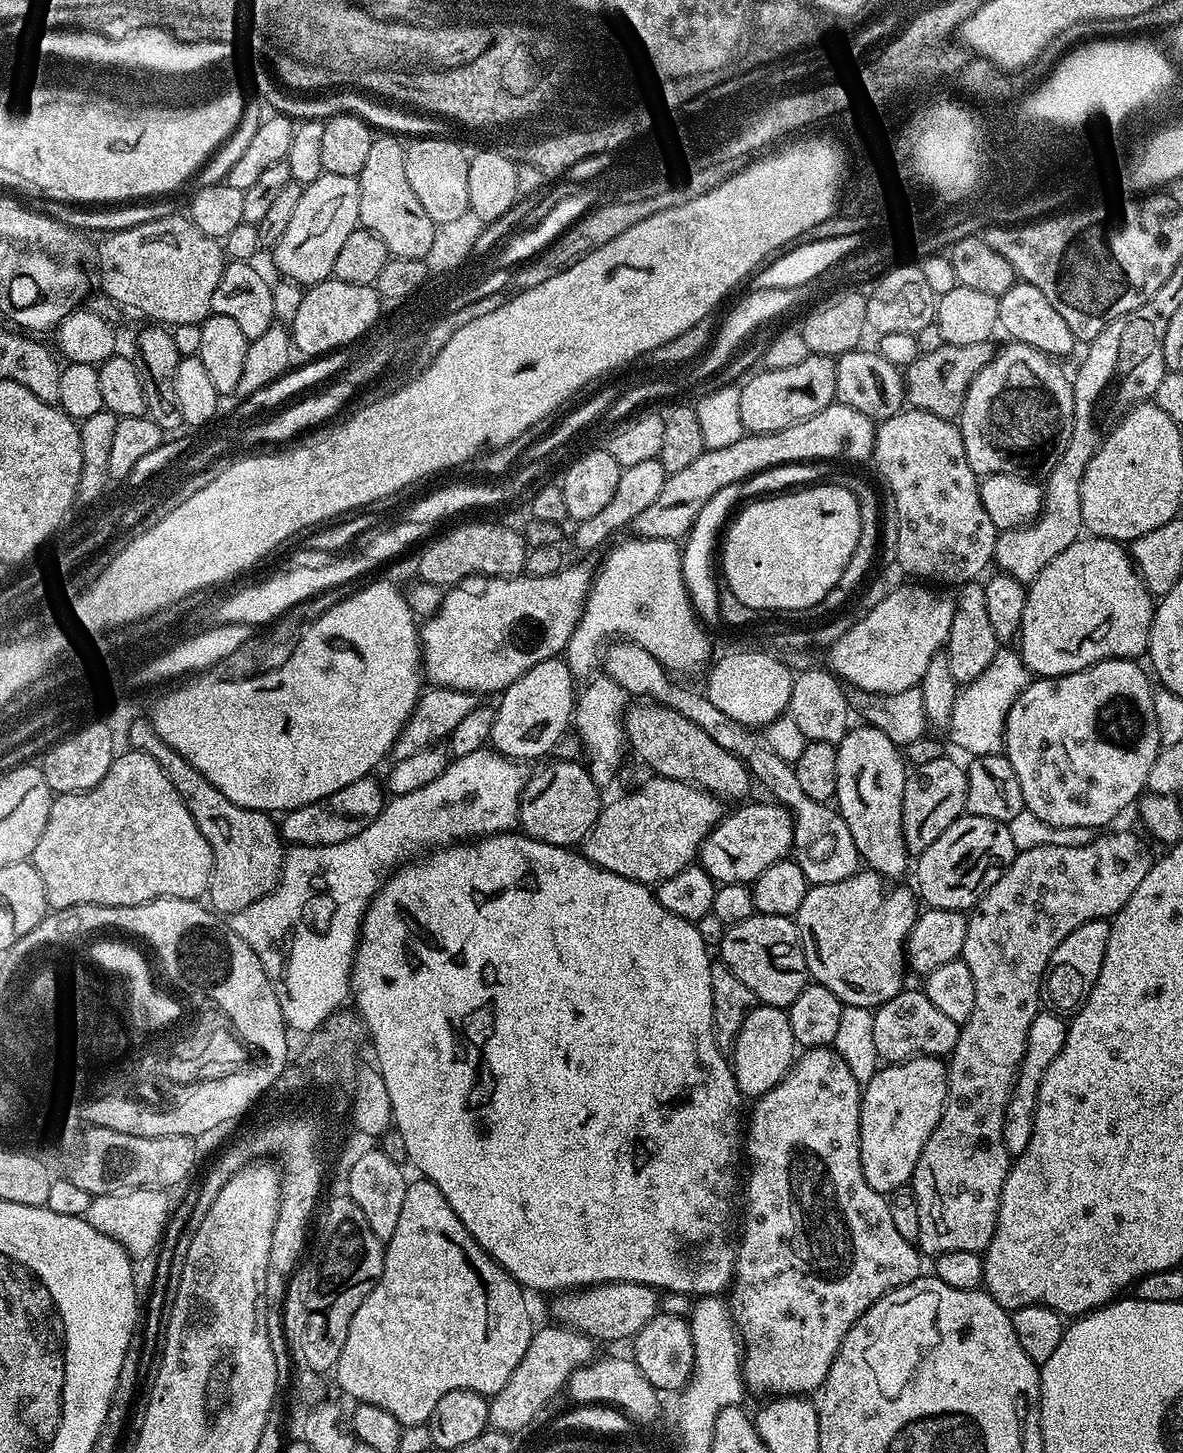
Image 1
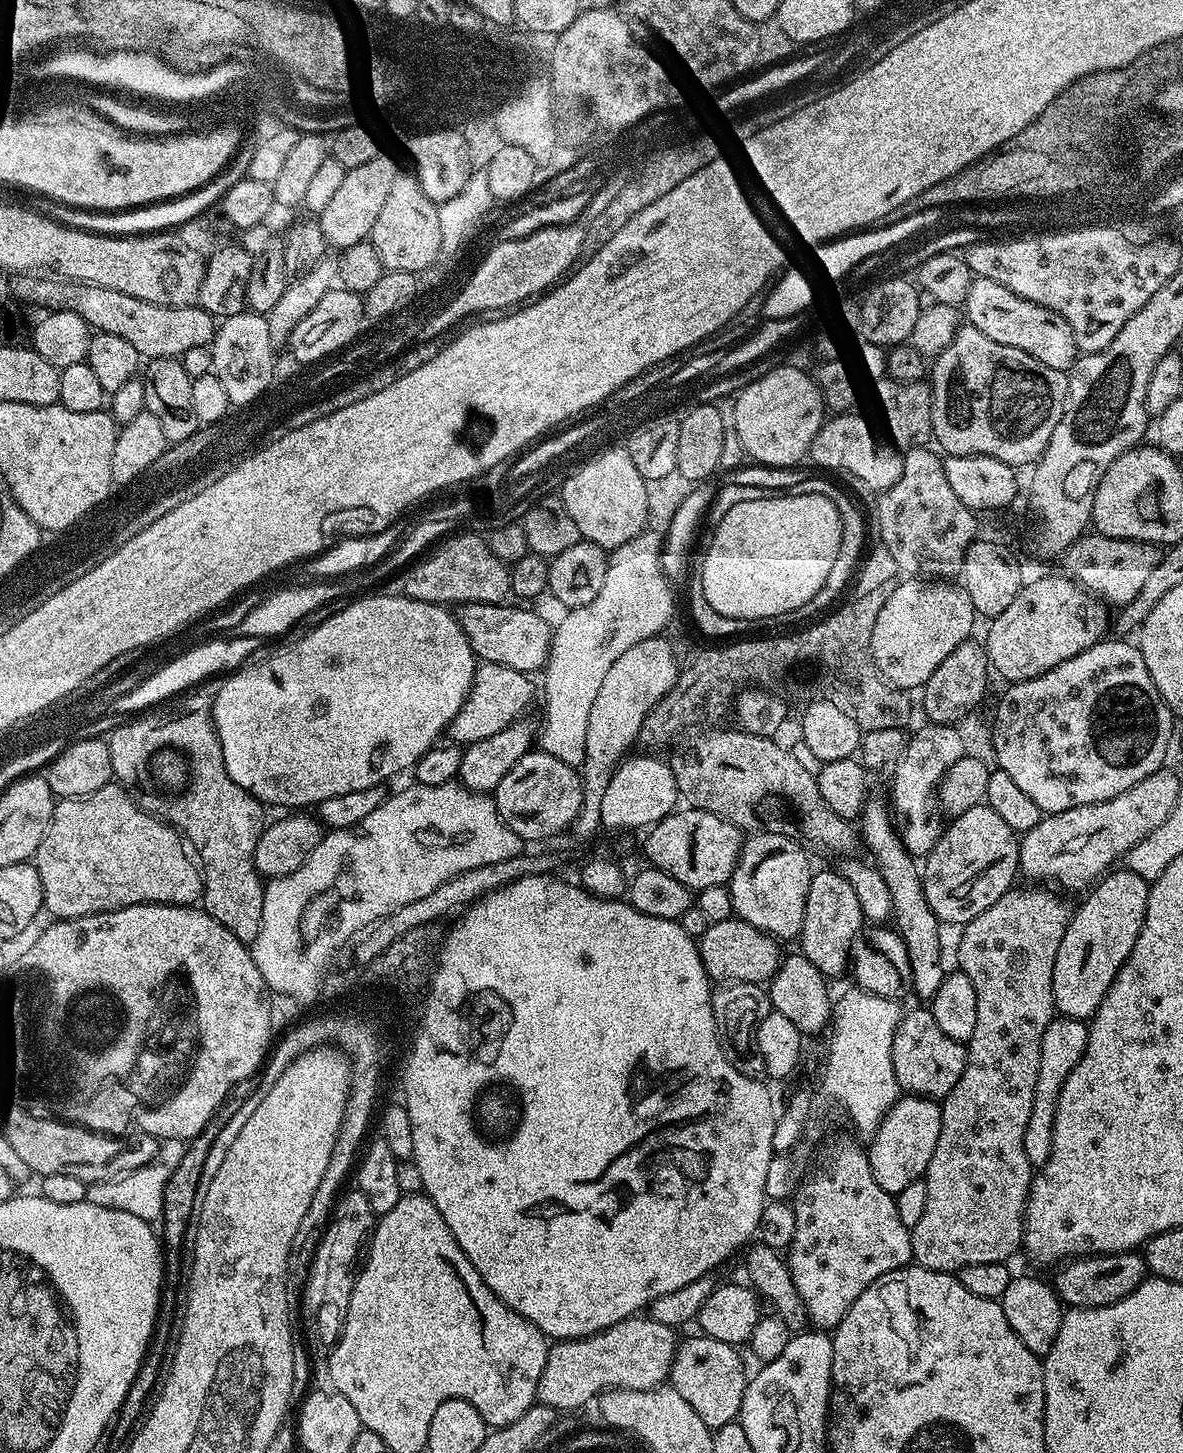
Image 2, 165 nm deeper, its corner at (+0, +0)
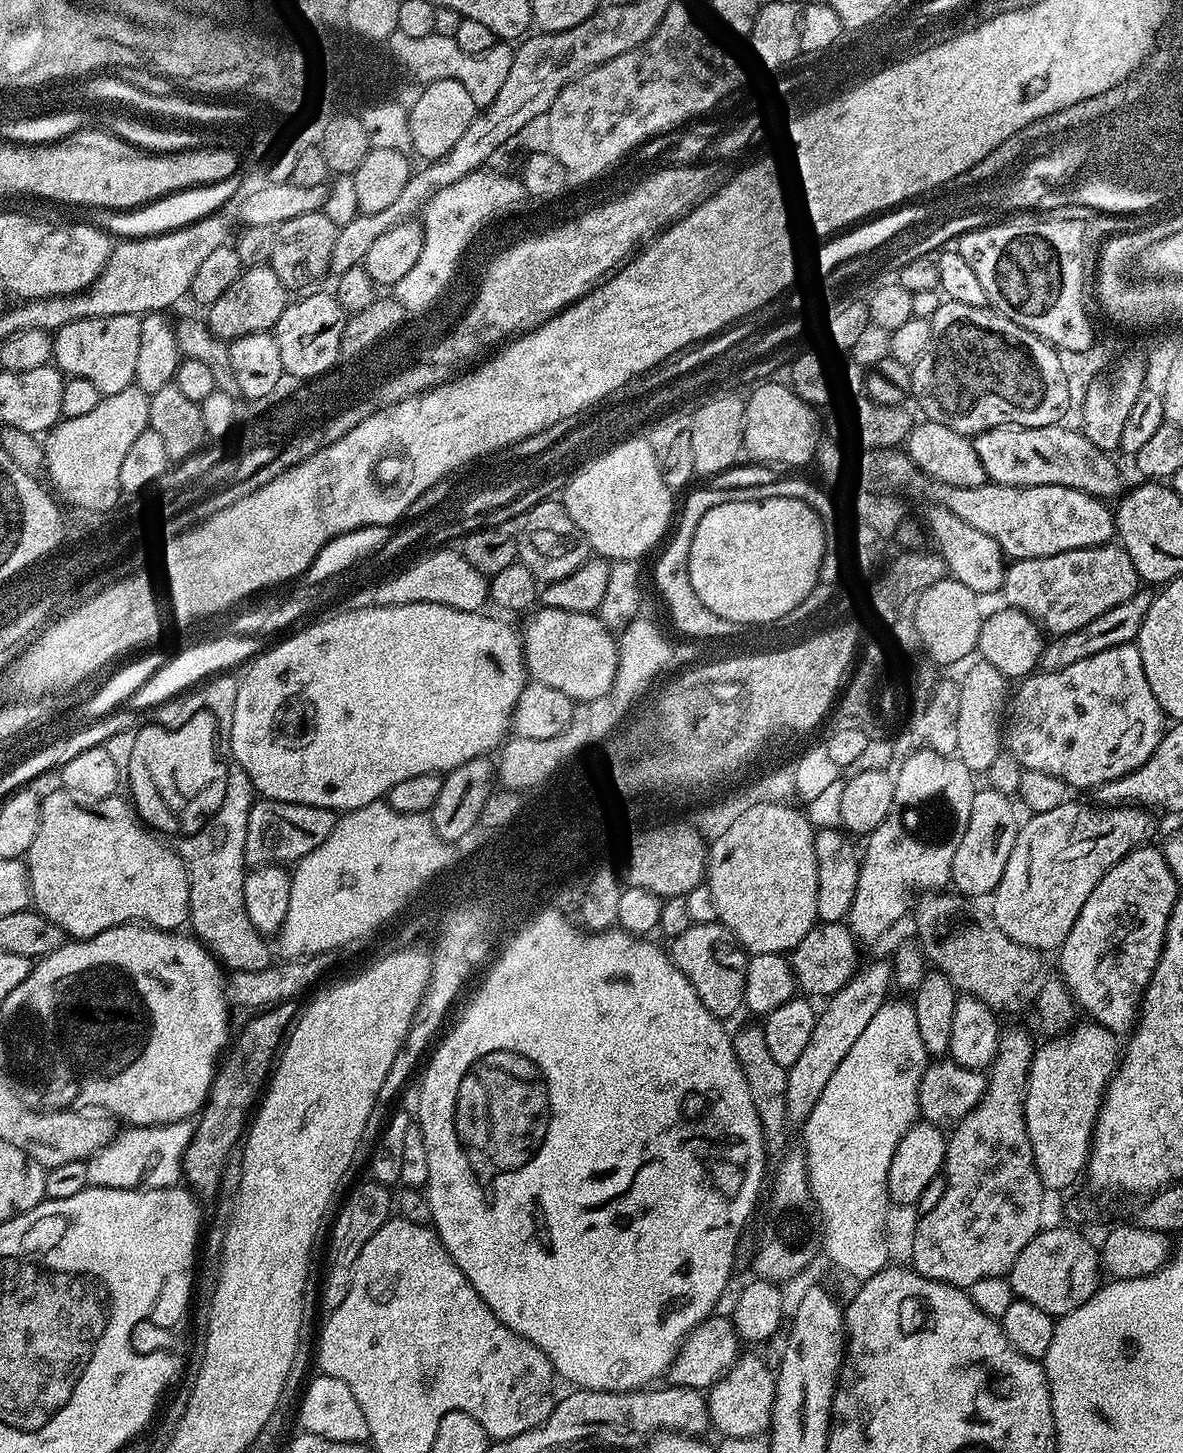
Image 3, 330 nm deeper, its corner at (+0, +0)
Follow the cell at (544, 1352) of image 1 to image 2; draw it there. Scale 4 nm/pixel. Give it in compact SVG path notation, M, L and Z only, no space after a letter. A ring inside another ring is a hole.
M637 1314L593 1336L553 1343L548 1350L546 1370L542 1370L542 1378L536 1383L539 1403L563 1413L582 1406L599 1392L610 1388L650 1390L661 1387L672 1371L678 1347L676 1336L677 1329L662 1326L662 1322L654 1322L647 1315Z

